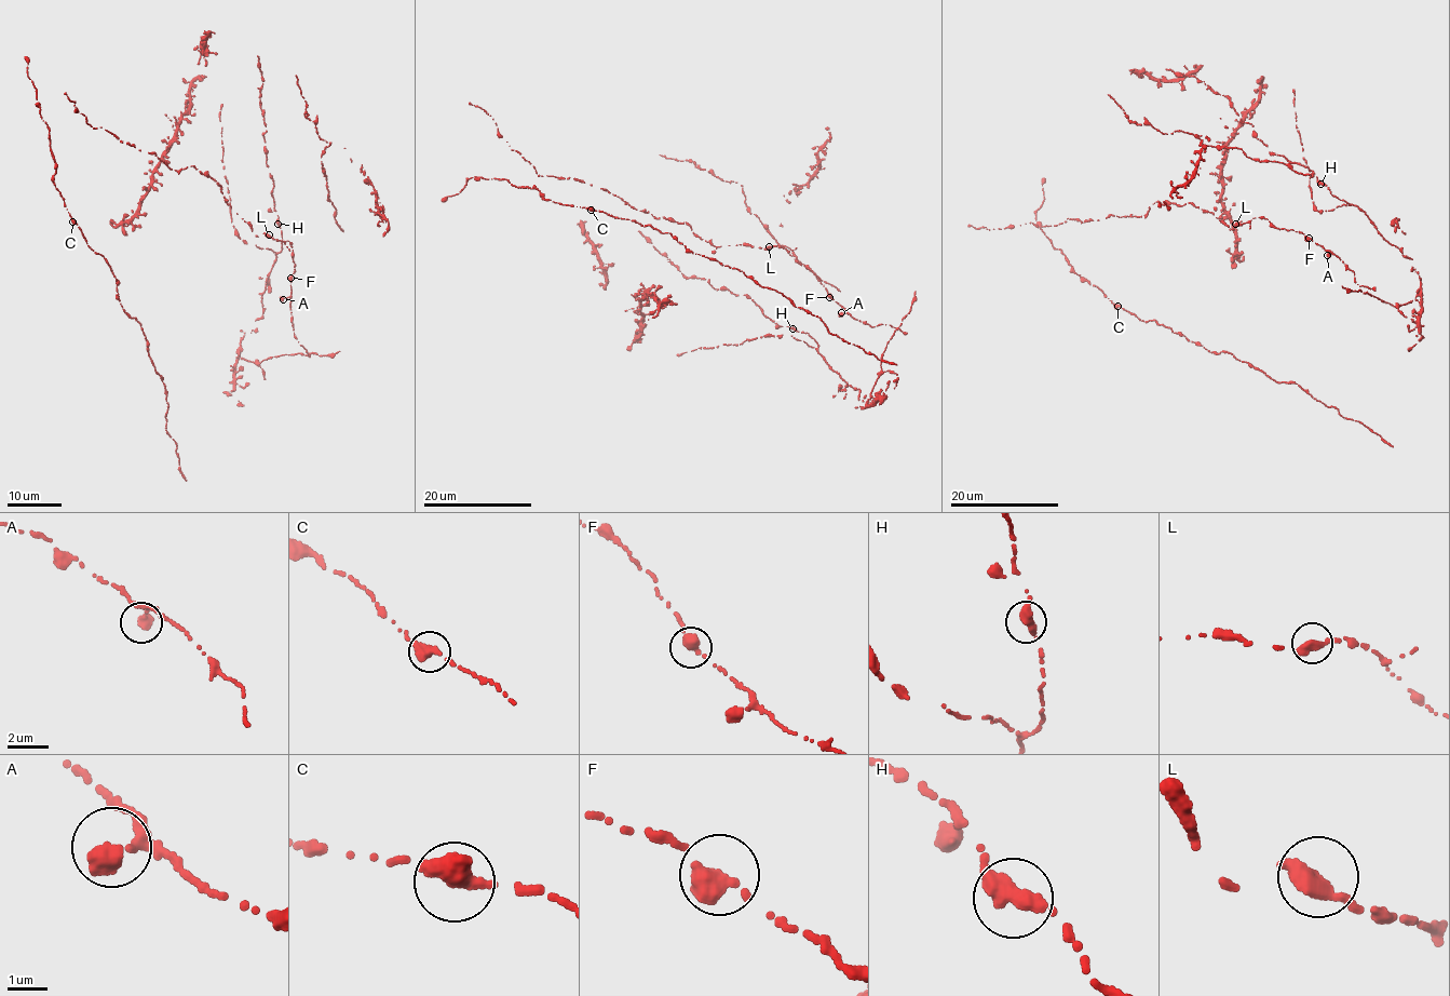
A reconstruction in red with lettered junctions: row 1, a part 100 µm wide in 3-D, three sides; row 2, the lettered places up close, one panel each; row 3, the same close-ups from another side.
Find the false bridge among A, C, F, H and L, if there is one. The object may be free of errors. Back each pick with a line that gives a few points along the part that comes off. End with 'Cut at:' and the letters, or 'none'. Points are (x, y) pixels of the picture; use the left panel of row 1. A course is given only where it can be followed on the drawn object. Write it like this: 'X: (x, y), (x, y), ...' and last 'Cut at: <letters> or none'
Cut at: none

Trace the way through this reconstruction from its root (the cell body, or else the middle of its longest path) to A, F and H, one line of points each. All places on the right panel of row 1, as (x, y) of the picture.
A: (1236, 224), (1263, 216), (1279, 229), (1302, 232), (1328, 251), (1327, 255)
F: (1236, 224), (1263, 216), (1279, 229), (1299, 230), (1309, 238)
H: (1236, 224), (1263, 216), (1302, 232), (1371, 296), (1399, 307), (1417, 297), (1410, 258), (1320, 184)

